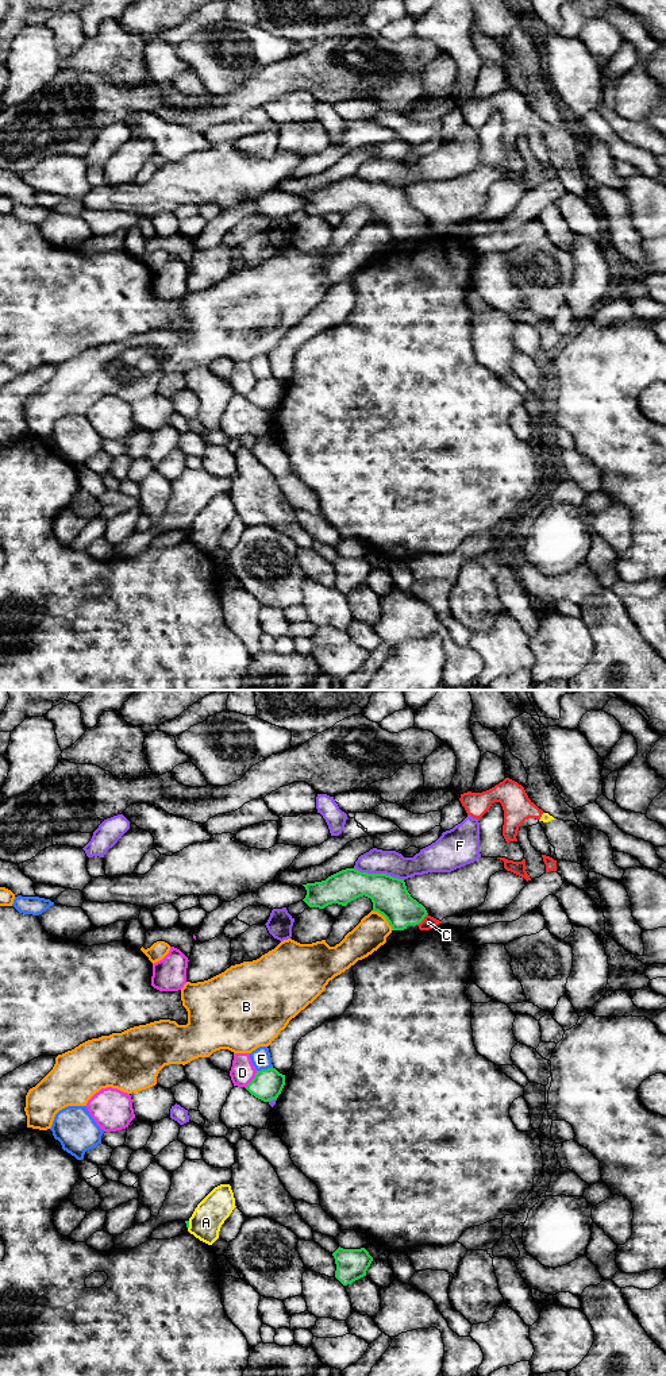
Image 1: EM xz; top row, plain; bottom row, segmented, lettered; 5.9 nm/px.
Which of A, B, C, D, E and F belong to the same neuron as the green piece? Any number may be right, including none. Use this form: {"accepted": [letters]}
{"accepted": []}

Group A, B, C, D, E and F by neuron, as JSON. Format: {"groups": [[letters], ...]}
{"groups": [["A", "C"], ["B"], ["D"], ["E"], ["F"]]}

